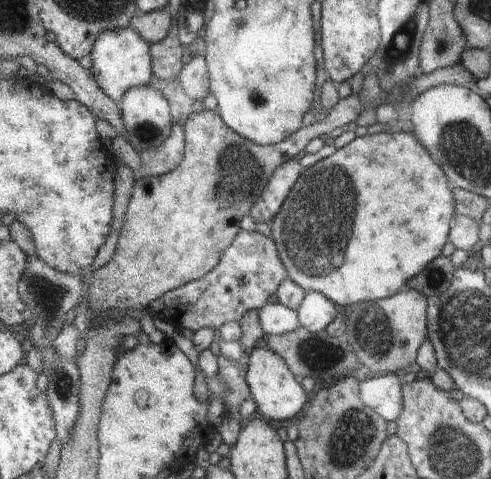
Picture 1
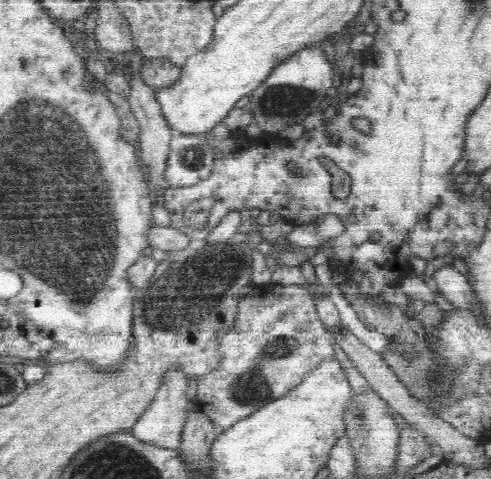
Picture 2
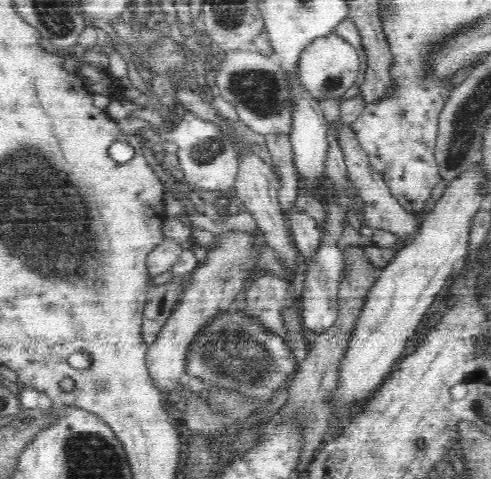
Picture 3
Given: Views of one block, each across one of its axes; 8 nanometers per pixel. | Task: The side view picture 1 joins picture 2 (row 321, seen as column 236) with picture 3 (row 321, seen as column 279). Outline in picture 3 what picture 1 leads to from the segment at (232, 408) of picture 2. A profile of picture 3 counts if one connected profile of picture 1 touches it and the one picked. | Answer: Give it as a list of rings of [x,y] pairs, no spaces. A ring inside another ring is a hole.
[[[226,232],[220,235],[222,241],[214,247],[207,248],[207,260],[203,265],[198,266],[192,273],[192,280],[188,290],[180,298],[179,306],[172,312],[172,318],[168,320],[164,330],[159,334],[156,342],[148,345],[146,361],[153,383],[162,392],[164,405],[169,406],[172,412],[178,412],[181,406],[176,399],[173,399],[170,392],[174,392],[182,385],[187,378],[187,355],[191,350],[192,342],[199,338],[199,334],[217,315],[224,314],[226,310],[233,308],[234,298],[244,288],[244,284],[251,280],[247,287],[247,306],[243,310],[248,317],[256,319],[266,331],[274,336],[285,340],[285,343],[294,349],[294,339],[288,335],[287,323],[283,318],[282,310],[292,306],[297,291],[294,284],[284,281],[272,273],[261,273],[258,264],[260,252],[266,246],[266,239],[263,234],[257,232]]]

